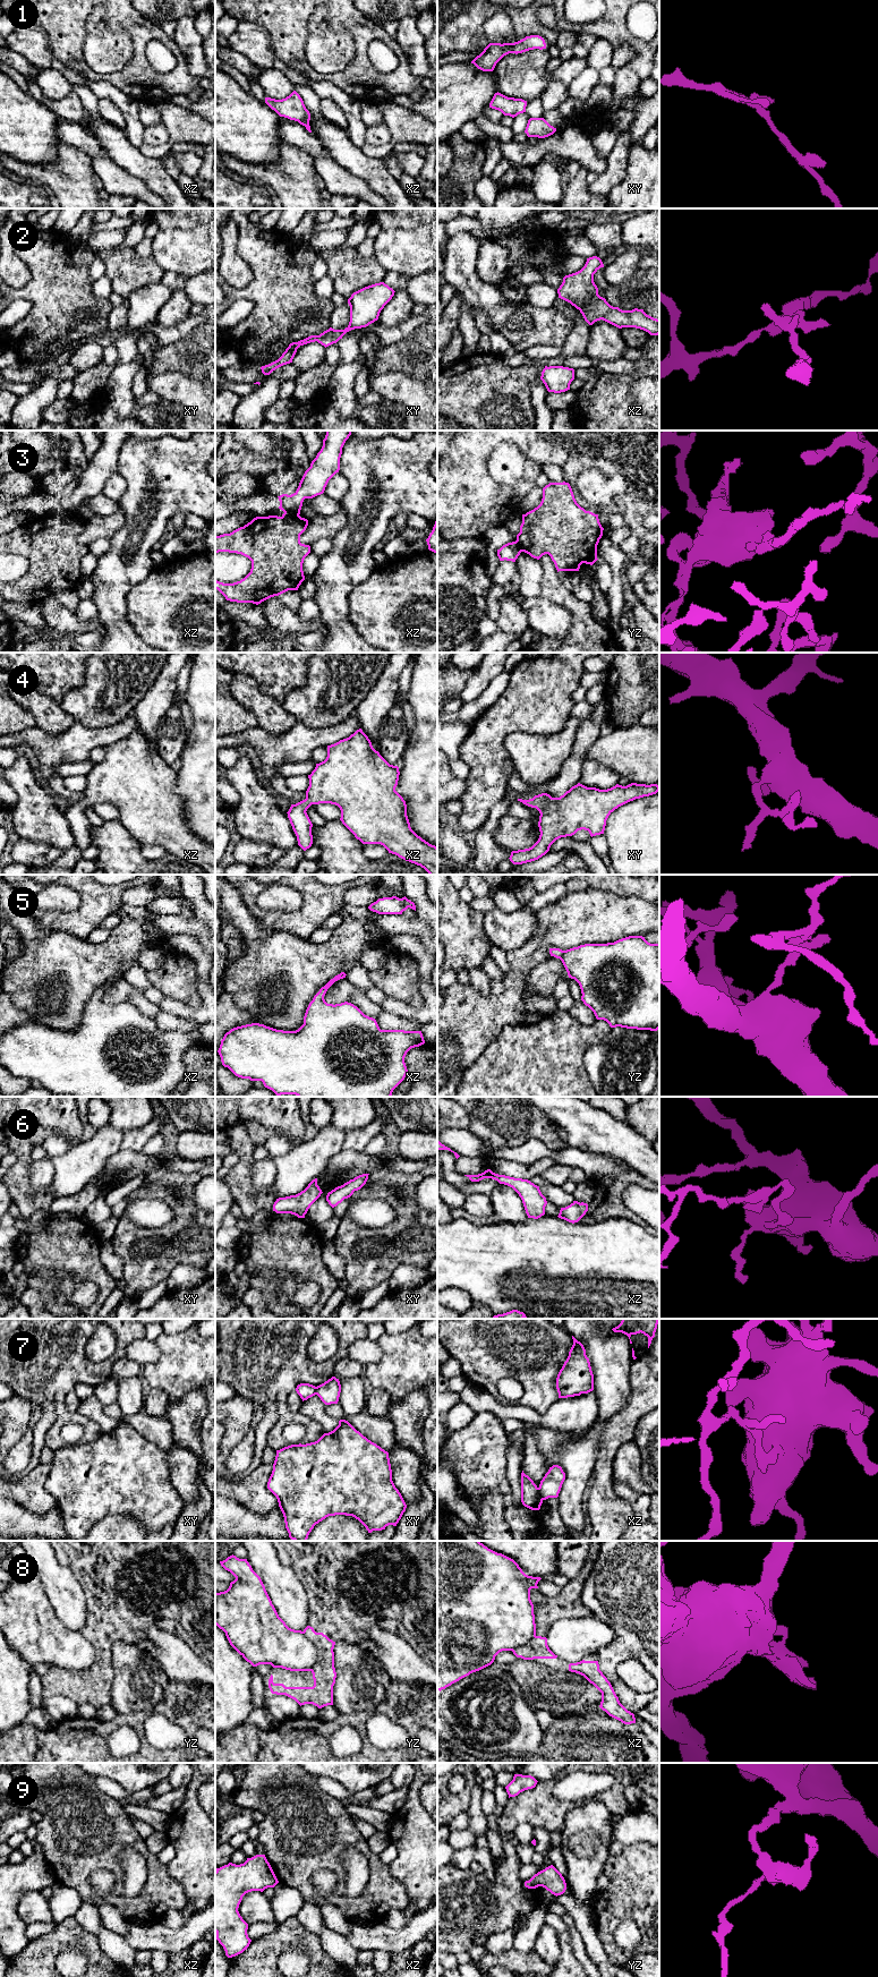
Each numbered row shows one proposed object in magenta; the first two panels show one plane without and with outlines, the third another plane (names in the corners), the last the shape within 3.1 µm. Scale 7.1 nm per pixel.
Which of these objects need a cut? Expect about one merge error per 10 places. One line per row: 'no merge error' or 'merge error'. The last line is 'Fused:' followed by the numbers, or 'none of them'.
1: no merge error
2: no merge error
3: merge error
4: no merge error
5: no merge error
6: no merge error
7: merge error
8: no merge error
9: no merge error
Fused: 3, 7

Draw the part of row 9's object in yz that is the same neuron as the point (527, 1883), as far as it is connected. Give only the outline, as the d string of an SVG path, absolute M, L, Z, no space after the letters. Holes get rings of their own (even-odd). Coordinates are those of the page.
M553 1865L538 1872L529 1881L526 1881L525 1886L528 1889L543 1886L556 1897L563 1894L566 1890L564 1877Z

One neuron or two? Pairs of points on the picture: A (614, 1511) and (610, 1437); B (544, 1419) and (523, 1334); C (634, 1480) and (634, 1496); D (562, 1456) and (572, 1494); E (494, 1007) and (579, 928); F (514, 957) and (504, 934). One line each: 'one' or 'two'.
A: one
B: two
C: two
D: one
E: one
F: two

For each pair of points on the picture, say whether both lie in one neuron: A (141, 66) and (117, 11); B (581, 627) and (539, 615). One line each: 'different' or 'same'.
A: same
B: different

